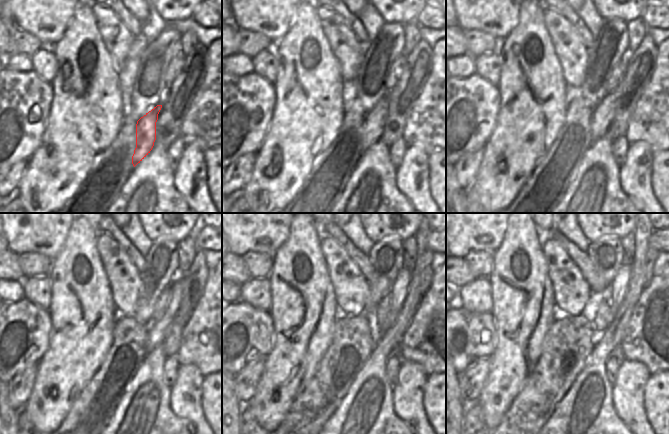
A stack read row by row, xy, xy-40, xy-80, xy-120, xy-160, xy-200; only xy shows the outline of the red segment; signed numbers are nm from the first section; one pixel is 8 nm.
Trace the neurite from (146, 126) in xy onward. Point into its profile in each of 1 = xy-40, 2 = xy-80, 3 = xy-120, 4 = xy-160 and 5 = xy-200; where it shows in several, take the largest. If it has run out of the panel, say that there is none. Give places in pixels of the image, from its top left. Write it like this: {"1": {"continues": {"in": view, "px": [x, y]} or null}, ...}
{"1": {"continues": {"in": "xy-40", "px": [373, 126]}}, "2": {"continues": {"in": "xy-80", "px": [603, 115]}}, "3": {"continues": {"in": "xy-120", "px": [157, 333]}}, "4": {"continues": {"in": "xy-160", "px": [400, 285]}}, "5": {"continues": {"in": "xy-200", "px": [618, 287]}}}

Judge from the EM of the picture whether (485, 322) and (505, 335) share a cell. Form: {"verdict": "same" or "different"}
{"verdict": "different"}

